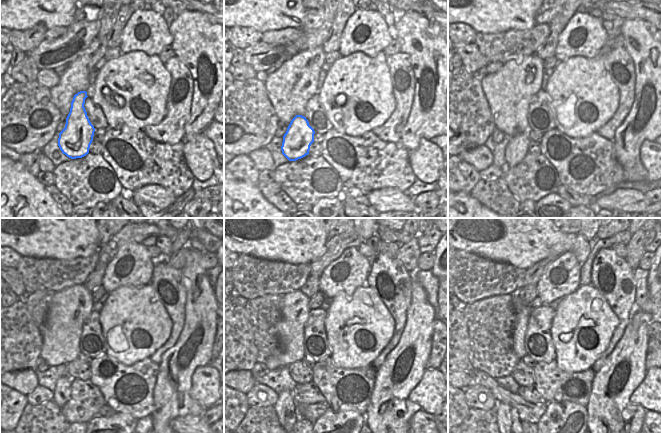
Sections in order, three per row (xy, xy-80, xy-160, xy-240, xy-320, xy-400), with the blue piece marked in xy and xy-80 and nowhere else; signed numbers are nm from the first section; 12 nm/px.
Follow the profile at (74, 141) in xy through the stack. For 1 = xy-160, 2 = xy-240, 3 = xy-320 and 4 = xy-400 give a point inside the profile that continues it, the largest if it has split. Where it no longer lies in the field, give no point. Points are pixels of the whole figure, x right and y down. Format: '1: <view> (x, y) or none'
1: xy-160 (518, 147)
2: xy-240 (62, 393)
3: xy-320 (284, 407)
4: xy-400 (508, 421)

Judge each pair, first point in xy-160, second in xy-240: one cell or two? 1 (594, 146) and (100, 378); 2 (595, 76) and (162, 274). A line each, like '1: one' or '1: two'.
1: one
2: two

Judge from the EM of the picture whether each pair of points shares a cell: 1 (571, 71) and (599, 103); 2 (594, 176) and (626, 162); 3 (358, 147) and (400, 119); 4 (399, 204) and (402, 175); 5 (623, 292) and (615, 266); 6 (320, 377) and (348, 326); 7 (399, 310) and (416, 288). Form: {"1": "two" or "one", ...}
{"1": "one", "2": "two", "3": "two", "4": "two", "5": "one", "6": "two", "7": "two"}

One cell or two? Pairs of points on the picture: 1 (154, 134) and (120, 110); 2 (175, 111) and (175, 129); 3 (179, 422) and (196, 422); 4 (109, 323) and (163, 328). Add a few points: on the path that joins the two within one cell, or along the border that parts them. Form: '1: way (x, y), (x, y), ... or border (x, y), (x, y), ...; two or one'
1: border (165, 114), (159, 123), (148, 124), (142, 130); two
2: way (175, 115), (175, 125); one
3: way (183, 422), (192, 422); one
4: way (122, 327), (150, 327); one

